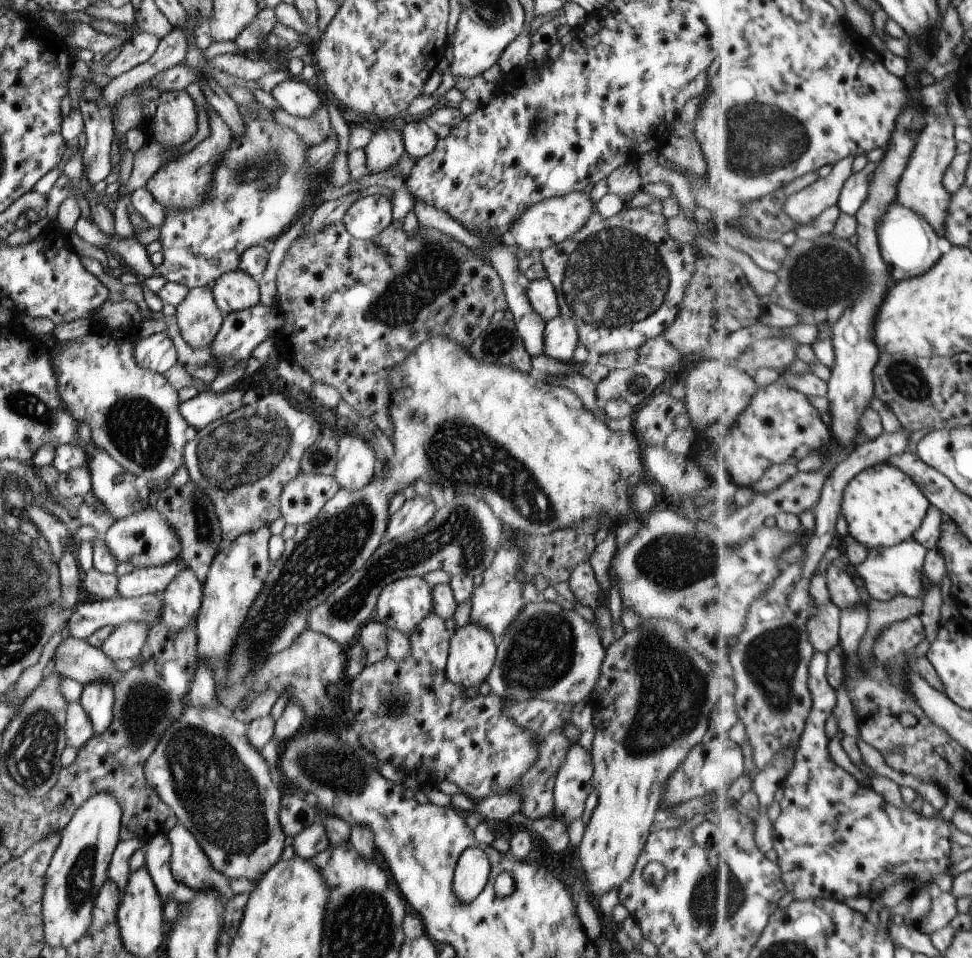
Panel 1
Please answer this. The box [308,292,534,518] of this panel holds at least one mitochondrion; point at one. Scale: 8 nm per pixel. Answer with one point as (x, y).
(502, 343)

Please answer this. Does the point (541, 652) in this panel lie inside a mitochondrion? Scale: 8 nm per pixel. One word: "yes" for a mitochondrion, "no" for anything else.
yes

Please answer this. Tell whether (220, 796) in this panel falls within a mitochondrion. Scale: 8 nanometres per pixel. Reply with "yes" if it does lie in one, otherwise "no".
yes

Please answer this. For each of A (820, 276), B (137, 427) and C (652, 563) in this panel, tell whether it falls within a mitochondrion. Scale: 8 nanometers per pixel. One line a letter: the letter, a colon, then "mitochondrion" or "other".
A: mitochondrion
B: mitochondrion
C: mitochondrion

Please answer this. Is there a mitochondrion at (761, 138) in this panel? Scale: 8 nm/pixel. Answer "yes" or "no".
yes

